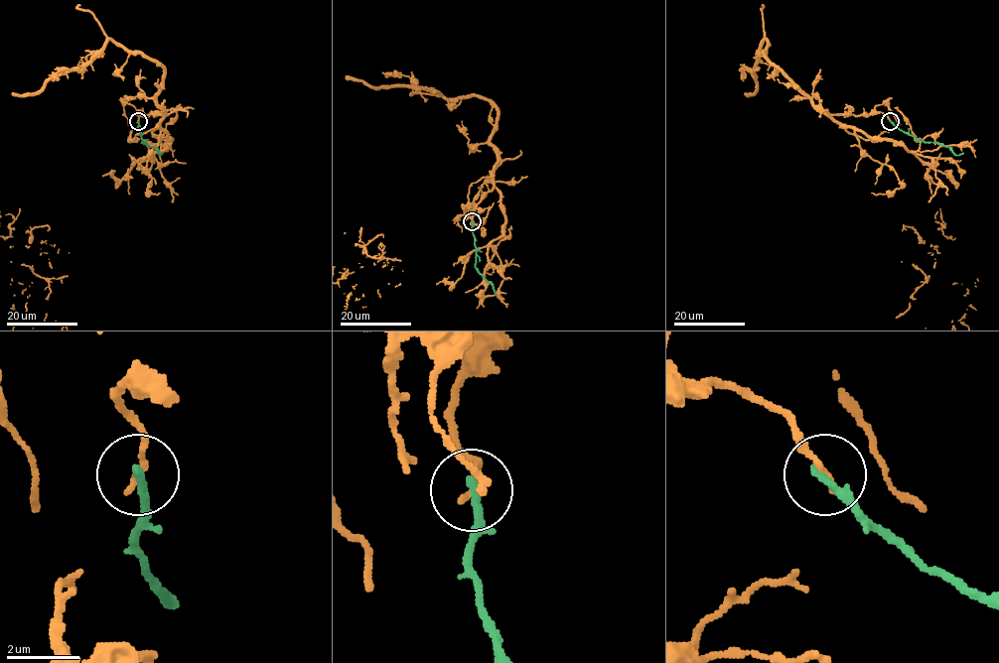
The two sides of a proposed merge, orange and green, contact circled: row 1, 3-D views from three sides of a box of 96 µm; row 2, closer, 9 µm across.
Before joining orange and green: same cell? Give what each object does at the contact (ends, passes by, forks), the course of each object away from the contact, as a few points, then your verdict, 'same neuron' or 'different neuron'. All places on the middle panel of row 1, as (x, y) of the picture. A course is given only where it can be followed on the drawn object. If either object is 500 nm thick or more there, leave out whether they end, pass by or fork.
orange ends there; green ends there; orange runs (472, 221), (499, 163), (503, 233), (463, 262), (372, 258), (346, 300); green runs (472, 221), (476, 269), (488, 280), (496, 295); different neuron

